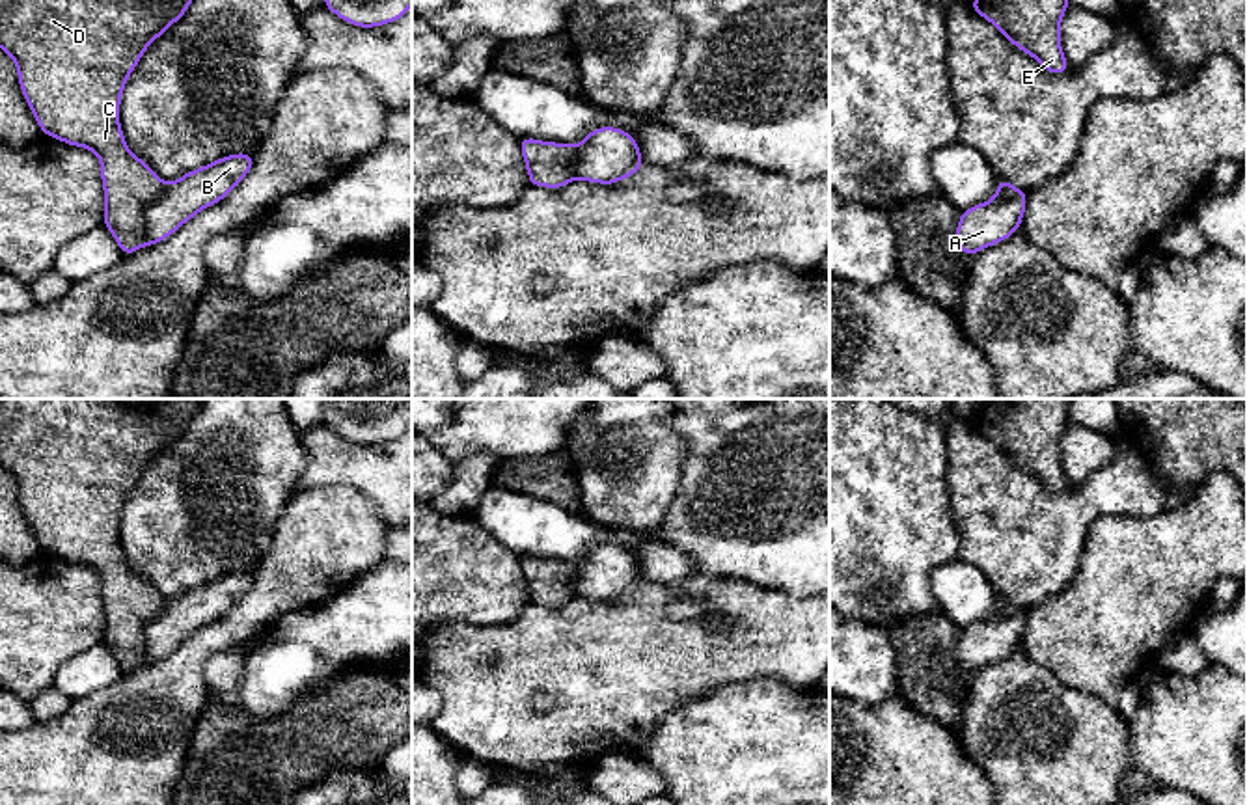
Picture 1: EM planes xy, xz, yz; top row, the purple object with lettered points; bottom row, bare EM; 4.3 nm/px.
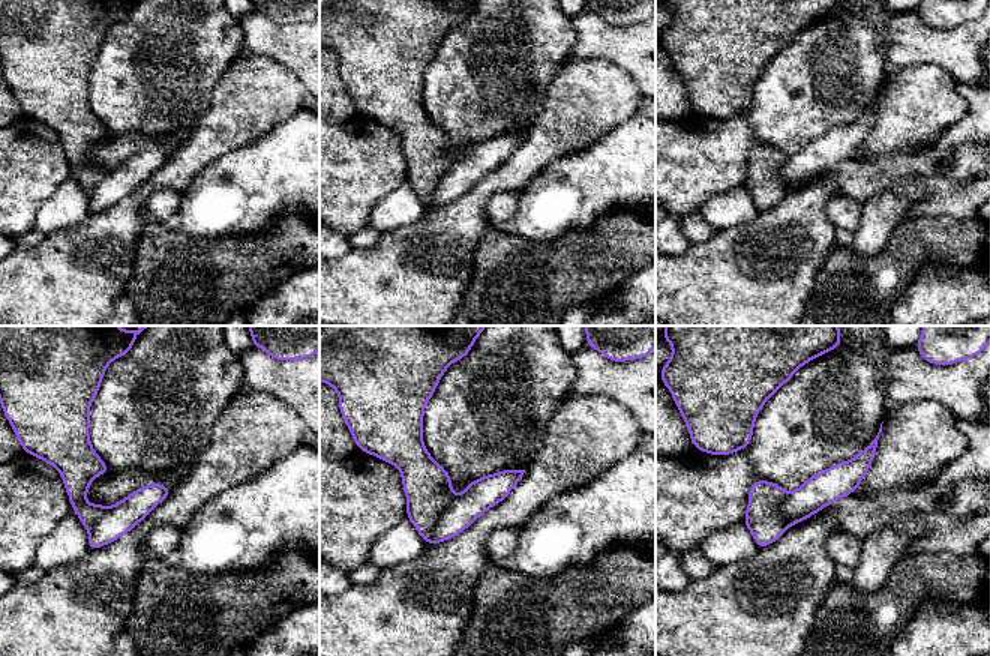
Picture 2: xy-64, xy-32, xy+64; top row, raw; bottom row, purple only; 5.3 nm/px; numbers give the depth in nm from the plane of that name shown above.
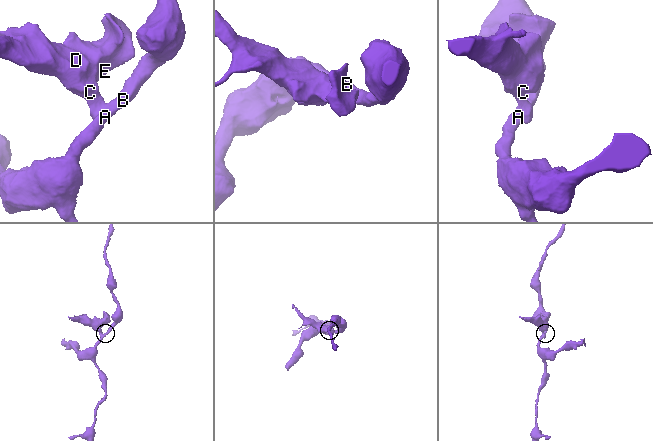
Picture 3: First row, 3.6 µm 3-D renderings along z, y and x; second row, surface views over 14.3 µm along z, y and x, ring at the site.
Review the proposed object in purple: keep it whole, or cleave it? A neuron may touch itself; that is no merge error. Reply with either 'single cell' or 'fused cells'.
fused cells

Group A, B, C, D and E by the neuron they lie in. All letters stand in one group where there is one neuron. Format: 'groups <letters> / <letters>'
groups A B / C D E

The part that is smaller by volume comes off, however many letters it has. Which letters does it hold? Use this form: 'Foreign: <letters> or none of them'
Foreign: C, D, E

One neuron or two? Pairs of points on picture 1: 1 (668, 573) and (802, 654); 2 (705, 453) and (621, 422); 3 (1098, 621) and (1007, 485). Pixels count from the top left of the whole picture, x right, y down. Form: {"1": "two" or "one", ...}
{"1": "two", "2": "two", "3": "two"}

